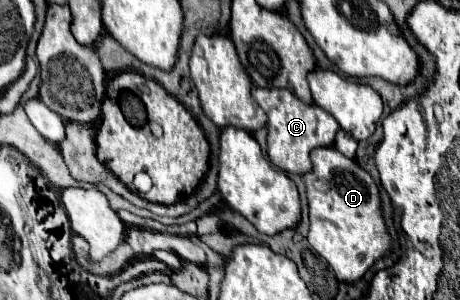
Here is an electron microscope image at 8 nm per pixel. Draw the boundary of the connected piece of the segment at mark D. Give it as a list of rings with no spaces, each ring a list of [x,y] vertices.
[[[314,148],[310,158],[314,168],[304,174],[310,206],[308,242],[330,264],[338,280],[354,284],[392,248],[392,238],[382,216],[380,192],[372,176],[336,148]]]

